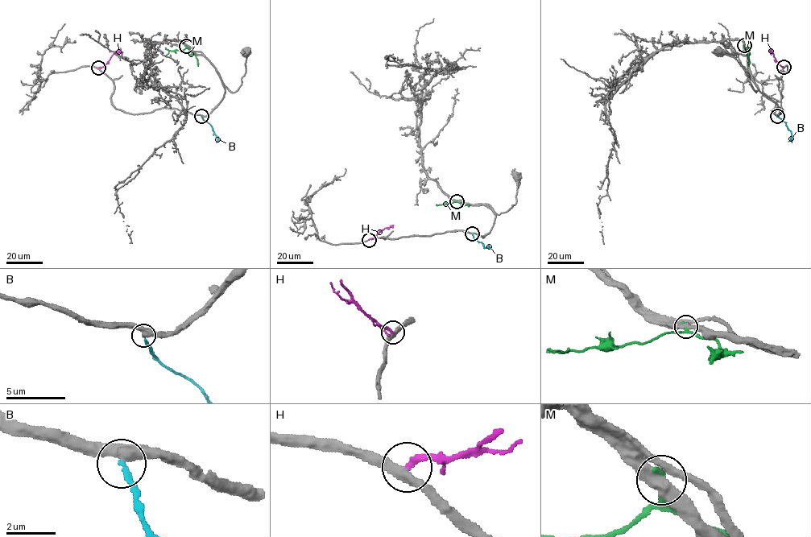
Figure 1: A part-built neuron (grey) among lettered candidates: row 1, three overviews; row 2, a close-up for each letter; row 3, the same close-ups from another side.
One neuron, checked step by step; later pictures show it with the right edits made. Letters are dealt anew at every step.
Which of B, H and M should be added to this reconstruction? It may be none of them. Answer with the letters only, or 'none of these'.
none of these

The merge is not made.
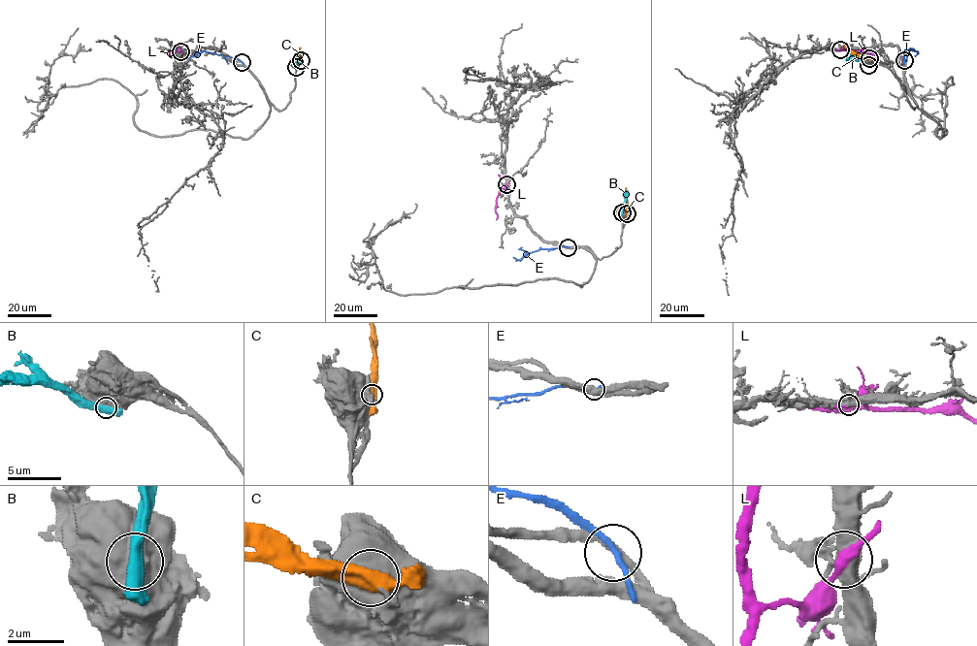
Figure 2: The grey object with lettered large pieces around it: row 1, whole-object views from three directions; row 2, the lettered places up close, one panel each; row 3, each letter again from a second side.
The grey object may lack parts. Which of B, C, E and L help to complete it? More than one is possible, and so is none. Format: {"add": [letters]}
{"add": ["L"]}

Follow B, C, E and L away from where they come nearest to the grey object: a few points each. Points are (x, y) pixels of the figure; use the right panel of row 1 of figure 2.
B: (868, 65), (846, 58)
C: (869, 58), (854, 54), (843, 45)
E: (904, 60), (909, 48), (917, 52), (914, 55)
L: (840, 49), (876, 54)

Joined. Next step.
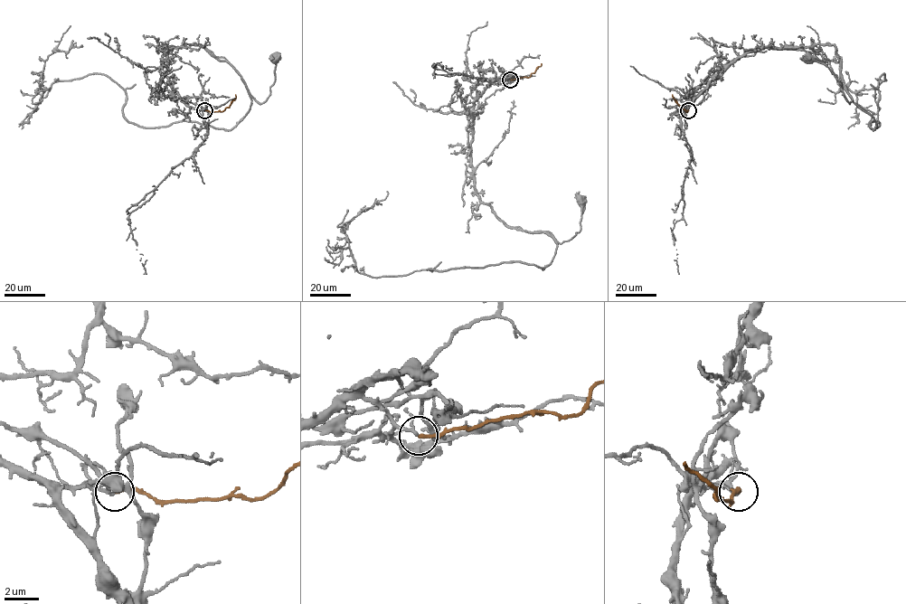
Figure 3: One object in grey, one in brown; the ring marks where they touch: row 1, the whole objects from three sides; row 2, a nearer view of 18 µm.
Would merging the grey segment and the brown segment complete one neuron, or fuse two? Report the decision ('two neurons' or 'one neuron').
one neuron

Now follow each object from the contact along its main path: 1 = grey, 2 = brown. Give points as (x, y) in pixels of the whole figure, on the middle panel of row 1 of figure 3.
1: (510, 80), (501, 75), (474, 101), (475, 193), (505, 224), (544, 231), (560, 243), (580, 231), (581, 200)
2: (511, 80), (528, 77), (541, 63)

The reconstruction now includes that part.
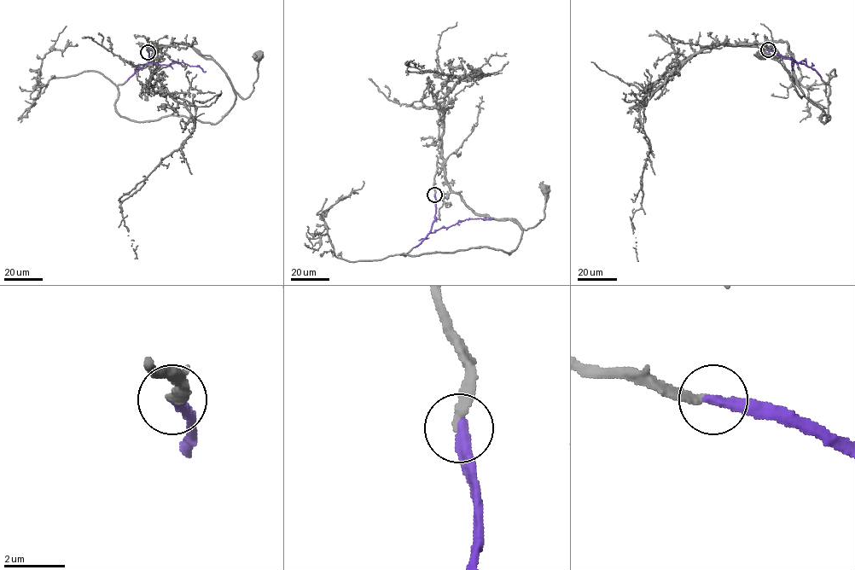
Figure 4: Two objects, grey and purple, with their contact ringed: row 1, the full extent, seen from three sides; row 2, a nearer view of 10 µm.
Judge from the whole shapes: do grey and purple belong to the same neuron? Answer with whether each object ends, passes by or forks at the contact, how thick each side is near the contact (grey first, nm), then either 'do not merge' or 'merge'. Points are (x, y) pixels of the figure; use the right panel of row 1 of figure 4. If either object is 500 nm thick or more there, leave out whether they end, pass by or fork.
grey ends; purple ends; calibres 200 and 360 nm; merge

